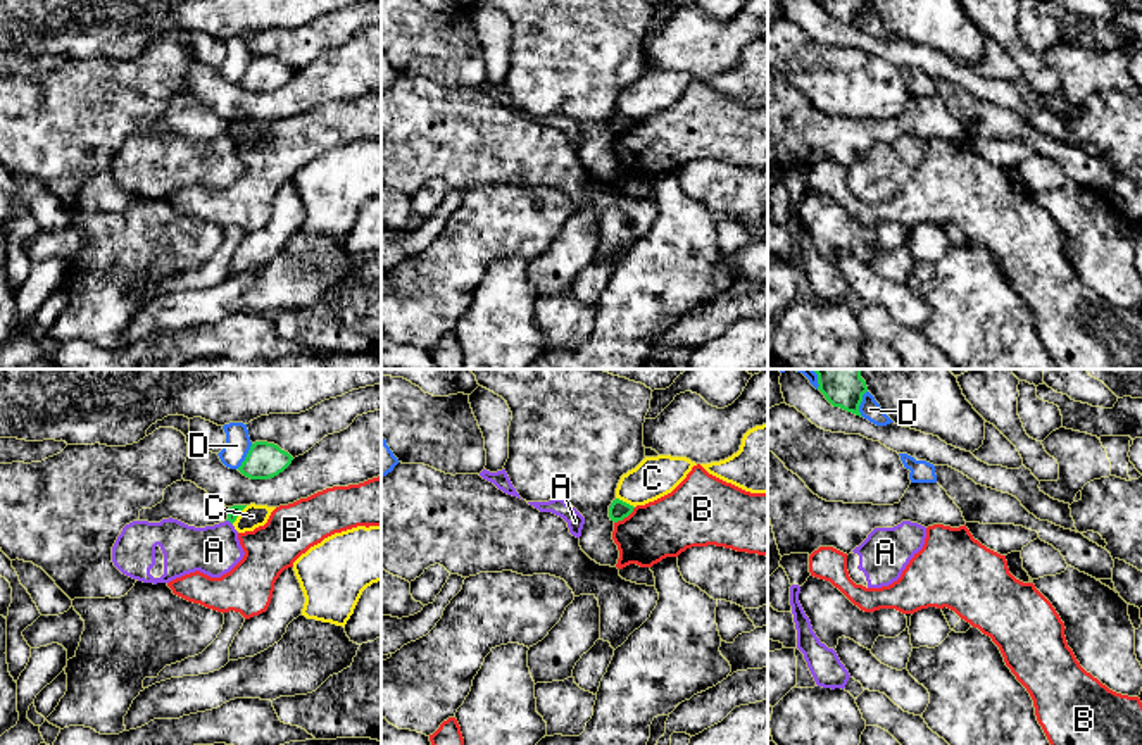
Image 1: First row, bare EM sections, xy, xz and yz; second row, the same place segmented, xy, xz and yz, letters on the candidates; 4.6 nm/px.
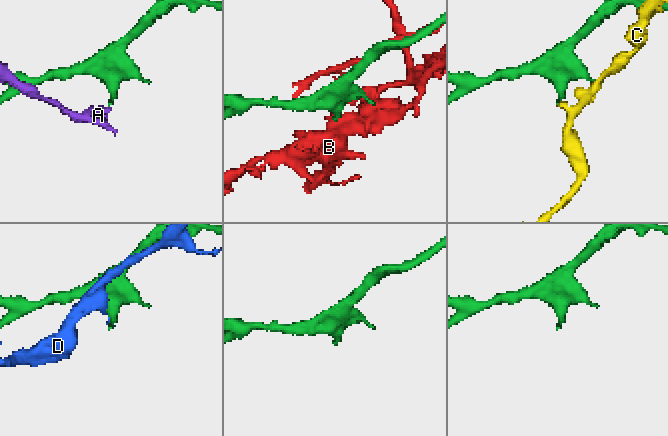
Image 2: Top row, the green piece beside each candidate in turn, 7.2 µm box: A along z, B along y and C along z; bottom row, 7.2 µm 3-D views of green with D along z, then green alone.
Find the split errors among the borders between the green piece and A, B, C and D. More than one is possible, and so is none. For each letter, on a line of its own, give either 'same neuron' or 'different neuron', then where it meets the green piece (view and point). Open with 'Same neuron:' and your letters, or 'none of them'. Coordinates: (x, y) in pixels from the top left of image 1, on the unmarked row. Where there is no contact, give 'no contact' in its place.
Same neuron: none of them
A: different neuron; contact xy (230, 135)
B: different neuron; contact xz (625, 130)
C: different neuron; contact xy (238, 128)
D: different neuron; contact yz (859, 18)

